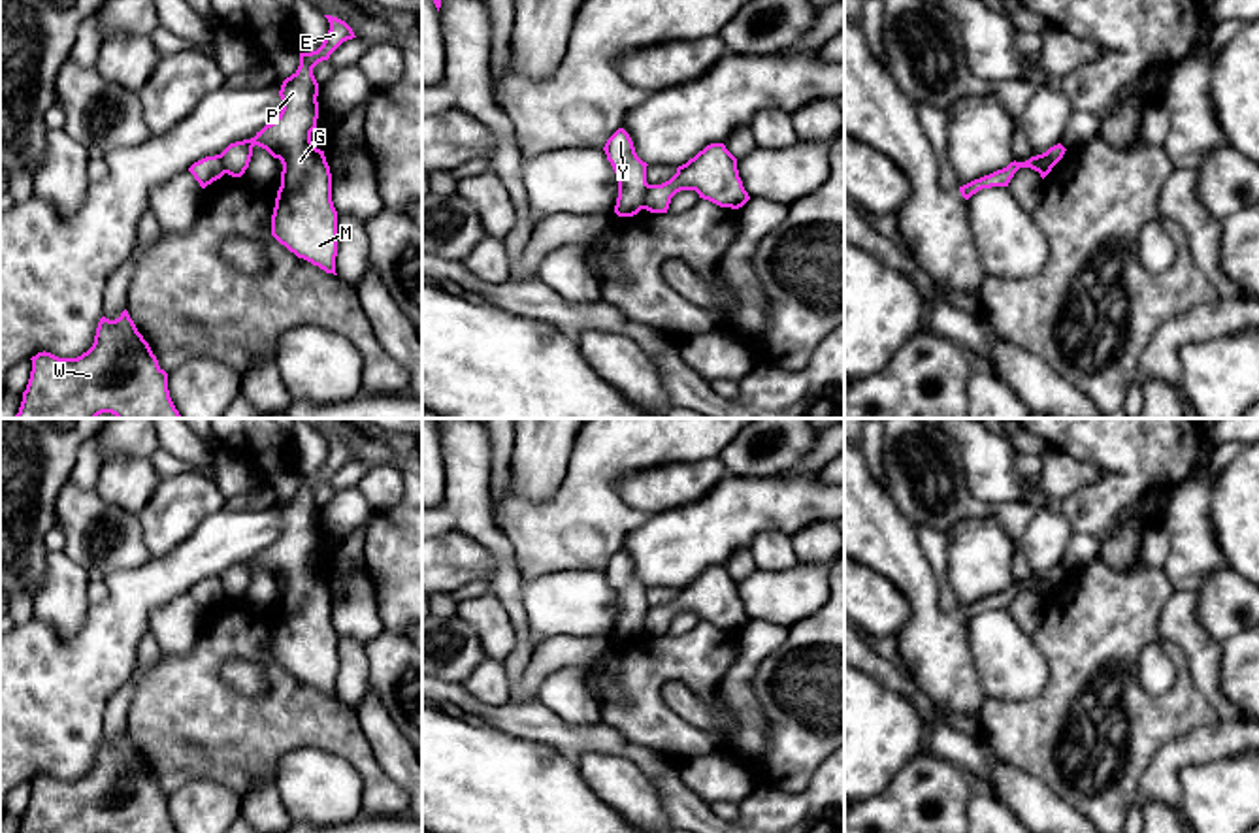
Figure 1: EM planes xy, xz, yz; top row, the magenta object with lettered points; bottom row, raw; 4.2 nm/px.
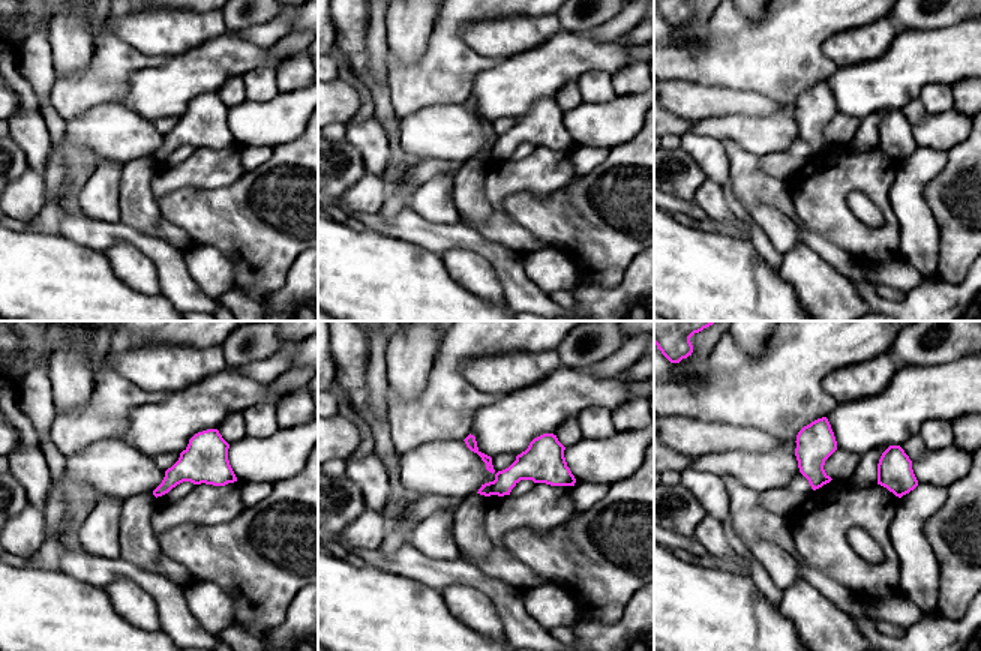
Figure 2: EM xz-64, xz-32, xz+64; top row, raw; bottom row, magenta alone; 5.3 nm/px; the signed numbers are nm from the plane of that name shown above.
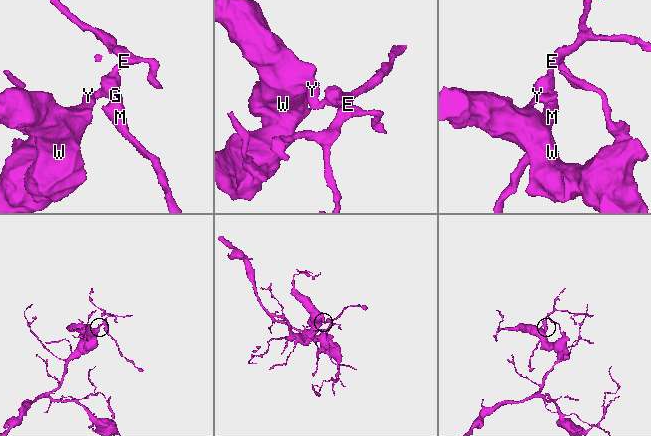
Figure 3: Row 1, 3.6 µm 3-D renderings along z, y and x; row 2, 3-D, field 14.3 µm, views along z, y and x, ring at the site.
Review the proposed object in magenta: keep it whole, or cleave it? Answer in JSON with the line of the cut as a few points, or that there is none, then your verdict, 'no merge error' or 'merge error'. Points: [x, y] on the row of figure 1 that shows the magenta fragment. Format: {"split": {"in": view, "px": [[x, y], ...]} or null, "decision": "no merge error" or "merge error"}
{"split": {"in": "xz", "px": [[649, 185], [641, 208]]}, "decision": "merge error"}

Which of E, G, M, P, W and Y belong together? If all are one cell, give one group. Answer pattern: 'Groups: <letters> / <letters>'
Groups: E G M P / W Y

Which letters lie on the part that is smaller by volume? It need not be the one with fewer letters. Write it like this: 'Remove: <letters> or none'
Remove: E, G, M, P

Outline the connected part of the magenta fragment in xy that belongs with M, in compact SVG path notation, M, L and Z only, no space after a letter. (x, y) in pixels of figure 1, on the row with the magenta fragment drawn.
M324 17L330 30L322 45L317 51L300 53L298 70L281 85L279 117L254 138L230 143L219 156L232 177L245 173L254 145L279 158L283 172L271 215L271 236L298 258L337 275L337 211L332 202L332 173L324 151L311 141L319 119L319 83L313 68L356 36L345 21Z

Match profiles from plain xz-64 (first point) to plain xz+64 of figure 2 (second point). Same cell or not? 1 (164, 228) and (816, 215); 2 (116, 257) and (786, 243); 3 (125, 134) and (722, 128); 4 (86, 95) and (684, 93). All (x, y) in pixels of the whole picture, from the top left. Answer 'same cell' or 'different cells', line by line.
1: same cell
2: different cells
3: same cell
4: different cells

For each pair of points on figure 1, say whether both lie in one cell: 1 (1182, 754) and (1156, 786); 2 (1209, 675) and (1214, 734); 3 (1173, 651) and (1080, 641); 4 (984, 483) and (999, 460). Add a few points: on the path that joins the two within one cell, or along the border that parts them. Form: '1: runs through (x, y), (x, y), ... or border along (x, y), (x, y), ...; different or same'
1: runs through (1175, 762), (1160, 779); same
2: border along (1220, 718), (1239, 720); different
3: runs through (1150, 637), (1103, 637); same
4: runs through (990, 477), (994, 466); same

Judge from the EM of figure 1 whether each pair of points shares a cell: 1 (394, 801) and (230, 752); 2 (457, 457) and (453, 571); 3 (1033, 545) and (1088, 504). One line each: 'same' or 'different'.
1: same
2: different
3: different

